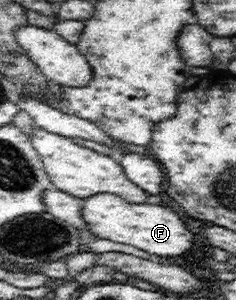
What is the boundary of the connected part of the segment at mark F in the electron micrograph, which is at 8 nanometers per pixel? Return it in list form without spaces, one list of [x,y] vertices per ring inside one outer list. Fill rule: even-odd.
[[[102,192],[84,199],[82,217],[93,236],[131,244],[157,256],[181,256],[193,242],[193,234],[171,208],[157,204],[129,204],[116,194]]]

